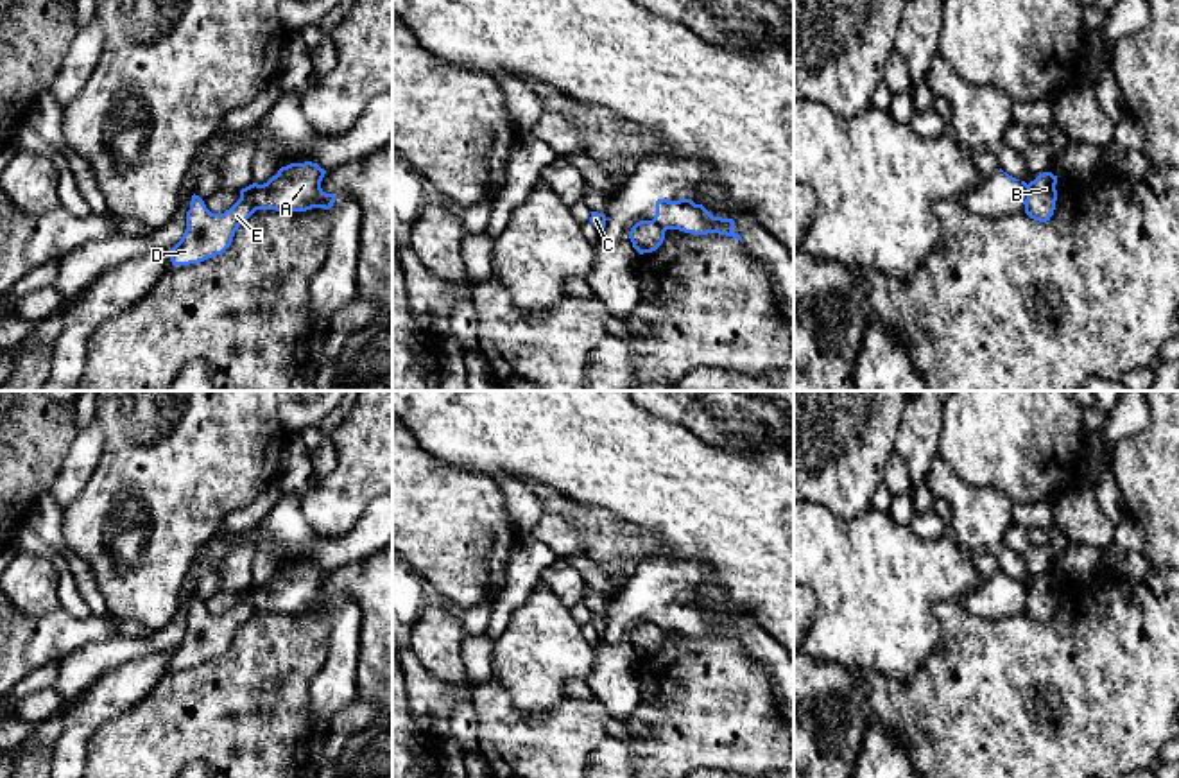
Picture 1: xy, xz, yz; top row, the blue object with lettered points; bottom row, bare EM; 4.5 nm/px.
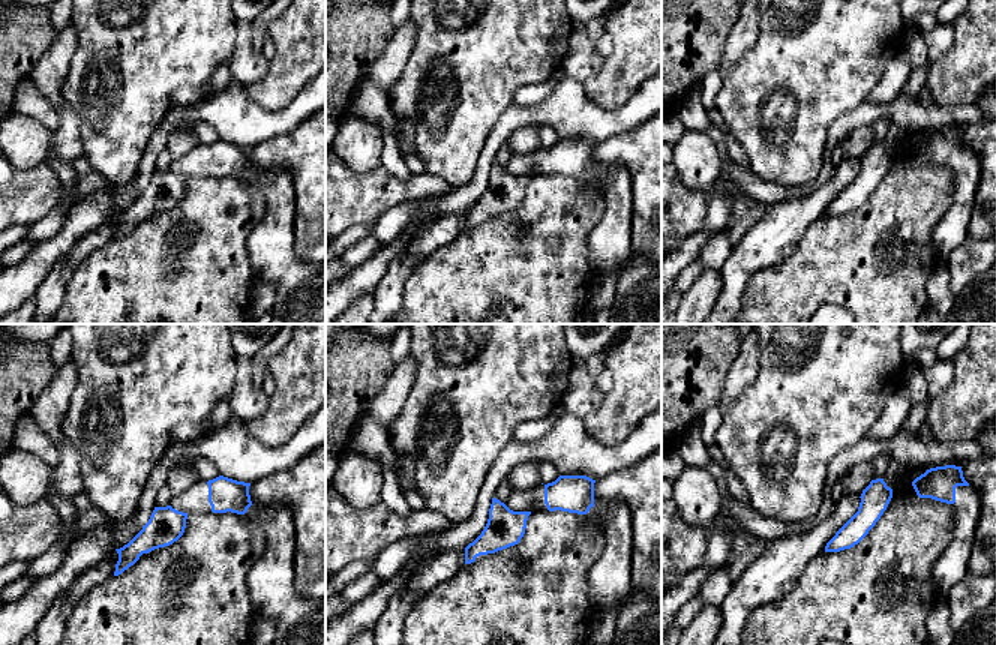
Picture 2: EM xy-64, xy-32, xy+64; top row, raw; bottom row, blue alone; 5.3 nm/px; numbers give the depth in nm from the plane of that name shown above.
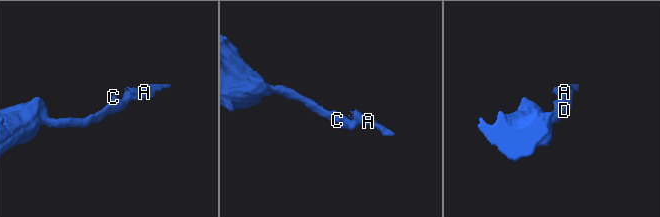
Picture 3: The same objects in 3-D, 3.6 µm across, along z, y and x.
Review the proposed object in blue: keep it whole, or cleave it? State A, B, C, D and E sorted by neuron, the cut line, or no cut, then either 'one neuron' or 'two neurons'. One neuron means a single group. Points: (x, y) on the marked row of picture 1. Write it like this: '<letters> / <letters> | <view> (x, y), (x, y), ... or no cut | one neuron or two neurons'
A / B C D E | xy (251, 185), (251, 201), (257, 208) | two neurons

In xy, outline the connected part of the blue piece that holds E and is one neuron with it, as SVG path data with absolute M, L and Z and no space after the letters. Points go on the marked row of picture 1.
M253 185L240 190L240 199L224 213L211 213L199 195L192 195L186 212L186 229L170 249L172 265L201 264L222 255L233 242L235 231L256 212Z

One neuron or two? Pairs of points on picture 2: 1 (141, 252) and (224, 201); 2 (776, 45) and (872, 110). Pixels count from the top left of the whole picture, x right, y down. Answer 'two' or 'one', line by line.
1: one
2: two

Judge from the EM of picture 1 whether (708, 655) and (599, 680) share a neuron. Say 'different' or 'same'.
different

